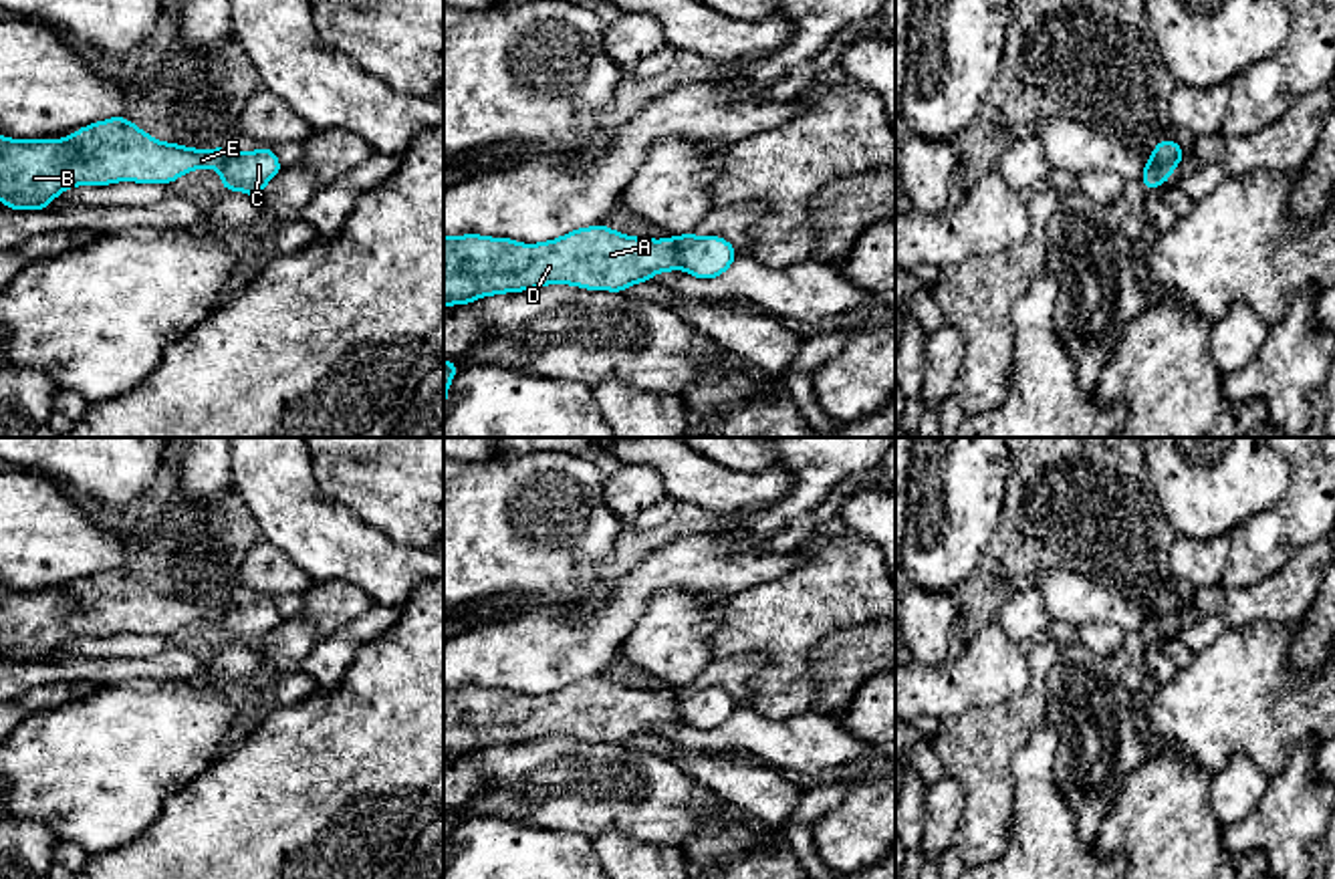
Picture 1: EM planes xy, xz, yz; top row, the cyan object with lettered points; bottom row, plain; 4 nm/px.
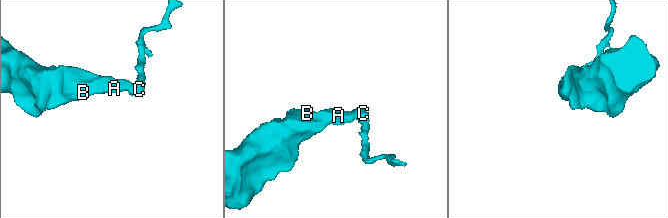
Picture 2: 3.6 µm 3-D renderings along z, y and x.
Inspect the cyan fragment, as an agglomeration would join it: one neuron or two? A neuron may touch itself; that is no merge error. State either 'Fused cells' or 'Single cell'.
Fused cells

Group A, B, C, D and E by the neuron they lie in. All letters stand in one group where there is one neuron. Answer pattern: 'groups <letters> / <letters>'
groups A B D E / C

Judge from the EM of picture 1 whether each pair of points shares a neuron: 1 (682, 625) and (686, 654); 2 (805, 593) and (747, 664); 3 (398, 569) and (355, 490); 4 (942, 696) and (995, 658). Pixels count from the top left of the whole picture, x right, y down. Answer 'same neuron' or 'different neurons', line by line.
1: same neuron
2: different neurons
3: different neurons
4: same neuron

